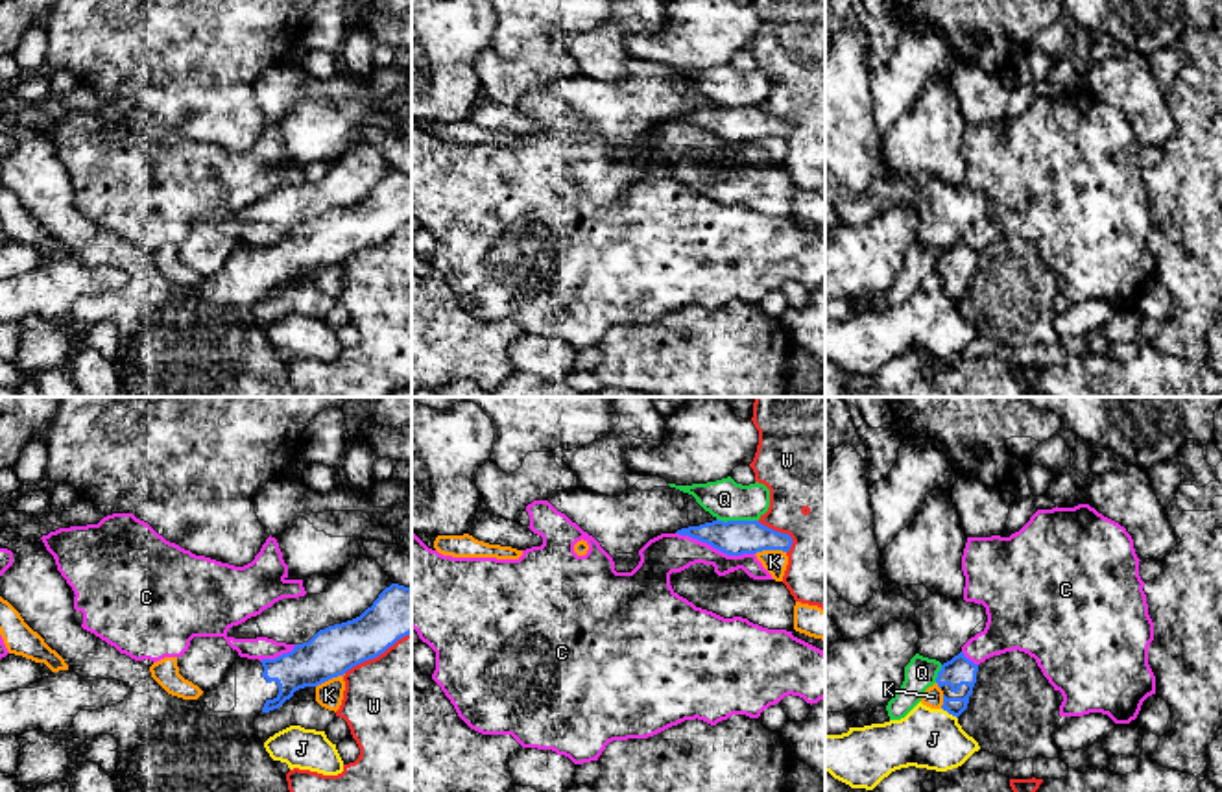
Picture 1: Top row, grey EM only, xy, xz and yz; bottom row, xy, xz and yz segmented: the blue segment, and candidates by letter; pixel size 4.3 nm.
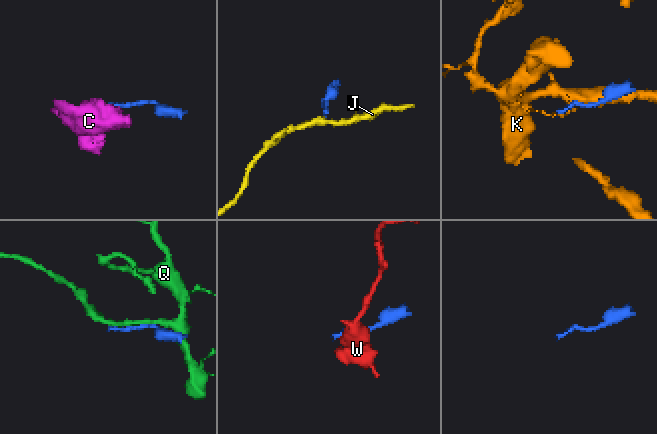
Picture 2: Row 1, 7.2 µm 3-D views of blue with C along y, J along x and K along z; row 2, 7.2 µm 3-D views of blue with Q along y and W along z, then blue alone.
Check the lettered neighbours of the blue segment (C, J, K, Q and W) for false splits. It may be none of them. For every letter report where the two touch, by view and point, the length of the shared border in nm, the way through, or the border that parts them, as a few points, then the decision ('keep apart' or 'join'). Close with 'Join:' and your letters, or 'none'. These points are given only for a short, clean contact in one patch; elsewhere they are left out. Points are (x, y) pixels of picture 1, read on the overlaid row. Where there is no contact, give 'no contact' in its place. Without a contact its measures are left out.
C: xz (715, 547) | 360 nm | keep apart
J: yz (949, 713) | 90 nm | along yz (942, 708), (957, 719) | keep apart
K: xz (770, 549) | 140 nm | keep apart
Q: xz (737, 521) | 180 nm | keep apart
W: xy (377, 656) | 340 nm | keep apart
Join: none

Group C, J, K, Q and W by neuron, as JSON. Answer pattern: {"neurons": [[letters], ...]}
{"neurons": [["C"], ["J"], ["K"], ["Q"], ["W"]]}

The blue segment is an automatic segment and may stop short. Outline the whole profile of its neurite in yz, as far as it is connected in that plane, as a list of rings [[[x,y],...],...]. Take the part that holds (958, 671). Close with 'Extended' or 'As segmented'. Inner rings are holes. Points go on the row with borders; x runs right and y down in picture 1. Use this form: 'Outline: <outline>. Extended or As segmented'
Outline: [[[964,652],[941,665],[936,683],[943,690],[943,711],[958,718],[967,709],[976,672],[978,665],[969,661]]]. Extended

